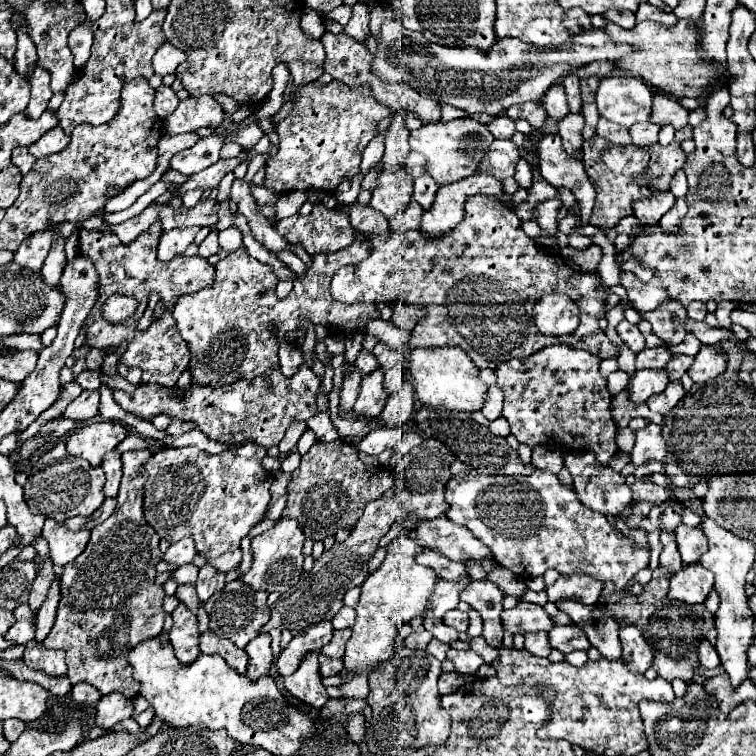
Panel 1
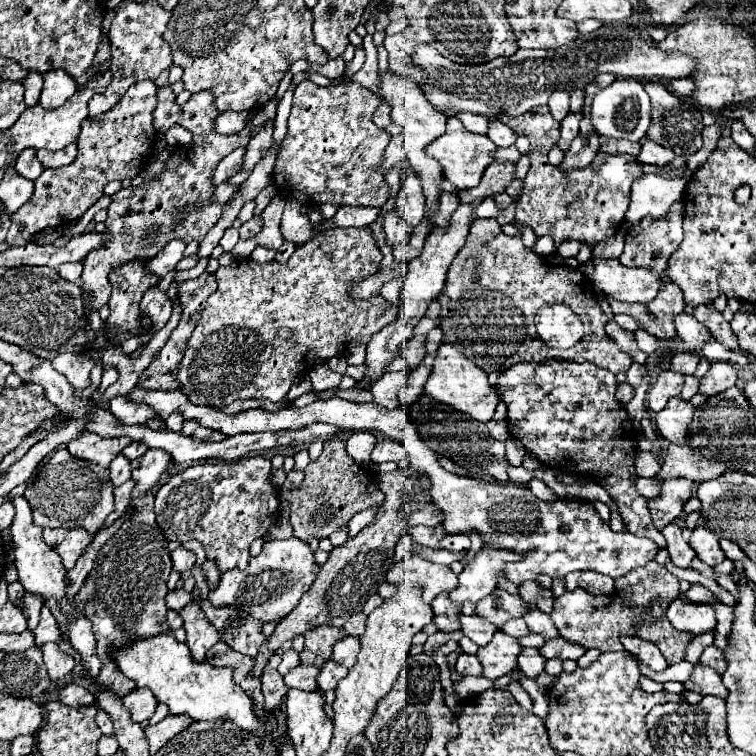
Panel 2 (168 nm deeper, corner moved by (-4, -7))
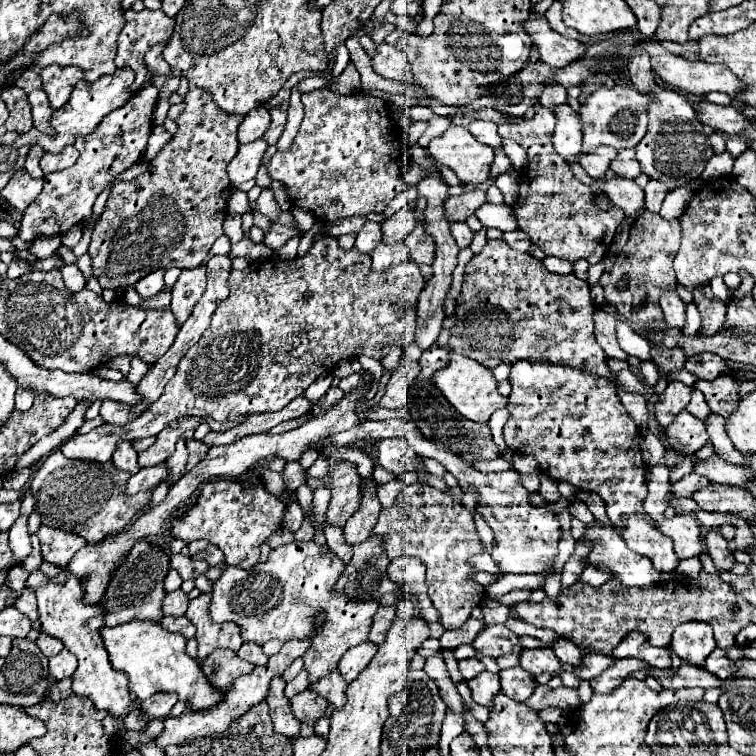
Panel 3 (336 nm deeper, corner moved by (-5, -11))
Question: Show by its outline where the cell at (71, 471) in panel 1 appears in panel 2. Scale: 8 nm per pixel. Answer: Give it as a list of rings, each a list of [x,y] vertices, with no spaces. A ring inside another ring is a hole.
[[[66,449],[54,451],[30,479],[24,491],[24,497],[34,513],[34,523],[38,523],[40,527],[80,527],[94,535],[108,517],[108,513],[114,509],[114,487],[108,475],[108,469],[102,469],[84,459],[76,459]]]

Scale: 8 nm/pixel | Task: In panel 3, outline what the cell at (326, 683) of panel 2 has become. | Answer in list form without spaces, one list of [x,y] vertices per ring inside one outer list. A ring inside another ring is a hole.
[[[333,669],[325,677],[321,677],[319,681],[311,683],[309,689],[315,691],[317,695],[325,697],[335,709],[341,709],[345,705],[345,689],[347,689],[347,683],[339,675],[339,669]]]

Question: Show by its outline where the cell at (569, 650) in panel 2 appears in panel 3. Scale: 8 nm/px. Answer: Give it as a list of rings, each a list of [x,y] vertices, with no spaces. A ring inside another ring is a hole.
[[[531,649],[531,651],[521,651],[519,655],[519,665],[531,673],[531,675],[539,675],[543,671],[547,673],[555,673],[559,671],[561,663],[559,659],[555,659],[555,653],[551,649]]]

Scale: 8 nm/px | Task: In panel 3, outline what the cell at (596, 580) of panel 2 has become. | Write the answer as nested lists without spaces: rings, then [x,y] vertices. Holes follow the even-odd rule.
[[[587,565],[583,575],[581,575],[581,581],[593,585],[593,587],[599,587],[603,585],[607,579],[611,577],[611,571],[609,569],[601,569],[601,567],[595,567],[595,565]]]

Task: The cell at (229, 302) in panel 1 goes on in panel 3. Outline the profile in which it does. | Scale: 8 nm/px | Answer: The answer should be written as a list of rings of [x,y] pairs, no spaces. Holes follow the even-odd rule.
[[[319,237],[305,257],[295,257],[289,261],[275,257],[269,261],[255,261],[243,271],[233,269],[229,275],[229,299],[217,307],[211,327],[203,333],[199,343],[195,343],[183,355],[173,379],[165,385],[163,395],[155,401],[155,407],[125,427],[105,423],[87,435],[73,435],[61,445],[61,451],[69,459],[105,463],[111,459],[119,437],[151,437],[173,419],[185,415],[229,421],[239,415],[281,411],[295,397],[303,395],[313,379],[331,375],[341,359],[359,355],[381,359],[381,349],[385,345],[409,345],[415,339],[415,305],[423,287],[425,279],[417,263],[407,259],[391,271],[375,275],[371,271],[369,255],[359,253],[355,247],[351,251],[343,251],[335,237]]]

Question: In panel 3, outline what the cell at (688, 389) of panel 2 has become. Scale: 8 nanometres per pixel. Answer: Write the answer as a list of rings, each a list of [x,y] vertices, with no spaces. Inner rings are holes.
[[[693,391],[693,399],[691,399],[691,403],[687,405],[687,411],[689,411],[693,417],[701,419],[701,421],[707,421],[707,417],[711,415],[709,405],[705,403],[705,399],[703,399],[703,395],[701,395],[699,391]]]

